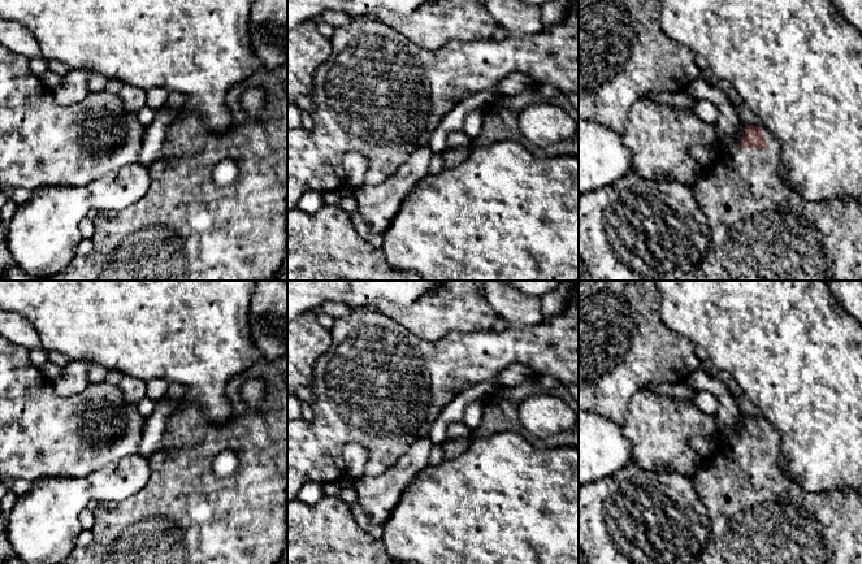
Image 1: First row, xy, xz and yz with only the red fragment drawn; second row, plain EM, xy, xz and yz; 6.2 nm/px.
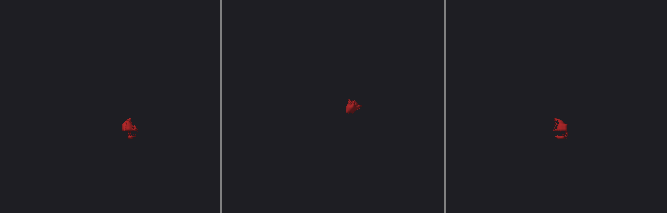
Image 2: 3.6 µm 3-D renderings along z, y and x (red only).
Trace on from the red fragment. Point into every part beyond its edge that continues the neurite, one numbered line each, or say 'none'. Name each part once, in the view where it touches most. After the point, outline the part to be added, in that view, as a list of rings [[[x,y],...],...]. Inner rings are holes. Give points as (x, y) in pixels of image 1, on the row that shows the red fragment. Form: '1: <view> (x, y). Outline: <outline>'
1: yz (759, 230). Outline: [[[764,131],[764,140],[766,140],[766,147],[764,148],[740,148],[737,144],[740,143],[740,139],[742,136],[742,133],[740,138],[737,139],[736,144],[728,149],[715,147],[715,160],[712,164],[702,168],[702,173],[697,181],[696,185],[692,187],[692,192],[694,195],[694,199],[699,208],[705,212],[705,216],[707,218],[707,224],[710,226],[710,244],[709,248],[703,256],[703,259],[696,264],[688,273],[685,273],[680,281],[862,281],[862,200],[857,200],[853,198],[846,198],[846,199],[832,199],[827,201],[809,201],[805,200],[802,196],[800,196],[794,190],[787,188],[784,186],[784,182],[780,177],[780,169],[781,169],[781,162],[780,162],[780,142],[776,136],[774,136],[771,133]]]

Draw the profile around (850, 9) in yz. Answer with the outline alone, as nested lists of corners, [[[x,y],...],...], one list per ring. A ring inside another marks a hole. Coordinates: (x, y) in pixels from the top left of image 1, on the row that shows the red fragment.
[[[831,0],[844,19],[862,35],[862,0]]]

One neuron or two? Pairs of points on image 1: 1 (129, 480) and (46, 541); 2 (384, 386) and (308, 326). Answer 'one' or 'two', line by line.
1: one
2: two

